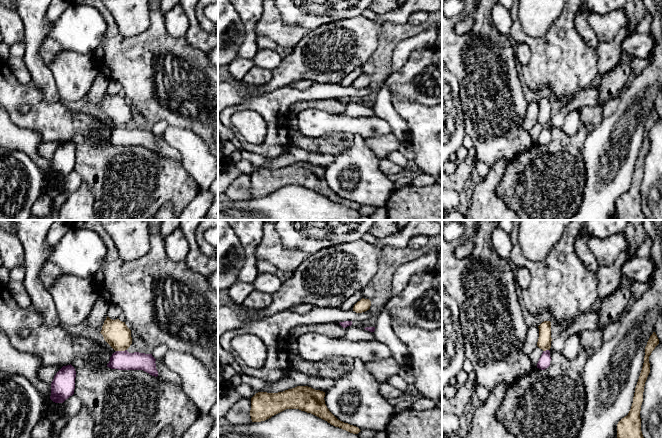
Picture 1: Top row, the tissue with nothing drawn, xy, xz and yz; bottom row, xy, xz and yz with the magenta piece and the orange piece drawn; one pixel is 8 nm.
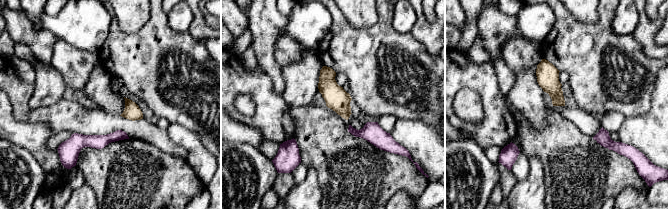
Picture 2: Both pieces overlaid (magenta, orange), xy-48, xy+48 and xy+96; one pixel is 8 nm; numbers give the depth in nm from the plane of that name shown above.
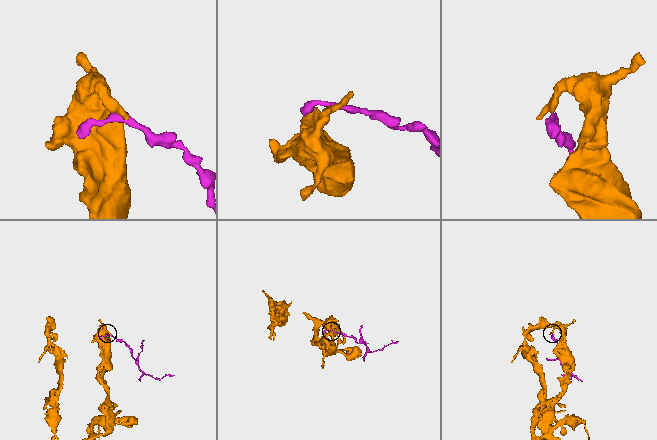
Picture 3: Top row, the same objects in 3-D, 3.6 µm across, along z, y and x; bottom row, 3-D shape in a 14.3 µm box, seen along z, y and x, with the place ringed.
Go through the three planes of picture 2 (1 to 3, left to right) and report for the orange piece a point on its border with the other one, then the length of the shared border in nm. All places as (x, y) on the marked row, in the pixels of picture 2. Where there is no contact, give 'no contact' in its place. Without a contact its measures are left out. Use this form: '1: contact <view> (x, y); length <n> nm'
1: no contact
2: no contact
3: no contact

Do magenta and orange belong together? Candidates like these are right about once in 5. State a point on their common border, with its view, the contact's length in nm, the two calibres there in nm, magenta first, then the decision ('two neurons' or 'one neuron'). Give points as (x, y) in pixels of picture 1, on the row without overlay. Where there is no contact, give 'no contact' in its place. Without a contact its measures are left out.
xy (121, 127) | 90 nm | 160/200 nm | two neurons

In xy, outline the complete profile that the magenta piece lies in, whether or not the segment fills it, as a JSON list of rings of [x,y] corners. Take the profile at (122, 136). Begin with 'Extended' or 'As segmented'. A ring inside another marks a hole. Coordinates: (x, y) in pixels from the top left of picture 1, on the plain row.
As segmented. [[[116,127],[110,133],[107,143],[118,146],[143,146],[152,152],[157,153],[156,135],[152,130],[129,129],[125,127]]]

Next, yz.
As segmented. [[[549,126],[543,127],[537,139],[537,144],[541,146],[547,145],[550,142],[550,137],[551,137],[550,127]]]

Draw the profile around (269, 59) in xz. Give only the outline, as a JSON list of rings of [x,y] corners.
[[[262,49],[254,56],[254,66],[273,71],[277,68],[282,57],[272,49]]]

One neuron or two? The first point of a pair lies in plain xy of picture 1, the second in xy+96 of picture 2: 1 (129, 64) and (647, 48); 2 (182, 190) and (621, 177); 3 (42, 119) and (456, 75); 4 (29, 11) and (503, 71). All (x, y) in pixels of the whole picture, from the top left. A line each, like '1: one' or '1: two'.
1: two
2: one
3: one
4: one

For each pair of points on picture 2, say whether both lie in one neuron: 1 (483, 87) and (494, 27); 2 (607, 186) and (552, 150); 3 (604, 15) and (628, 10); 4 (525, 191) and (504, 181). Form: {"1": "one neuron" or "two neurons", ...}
{"1": "two neurons", "2": "one neuron", "3": "two neurons", "4": "two neurons"}

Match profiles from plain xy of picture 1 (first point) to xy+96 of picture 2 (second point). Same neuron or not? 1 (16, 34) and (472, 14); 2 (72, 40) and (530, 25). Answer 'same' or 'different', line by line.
1: different
2: same

